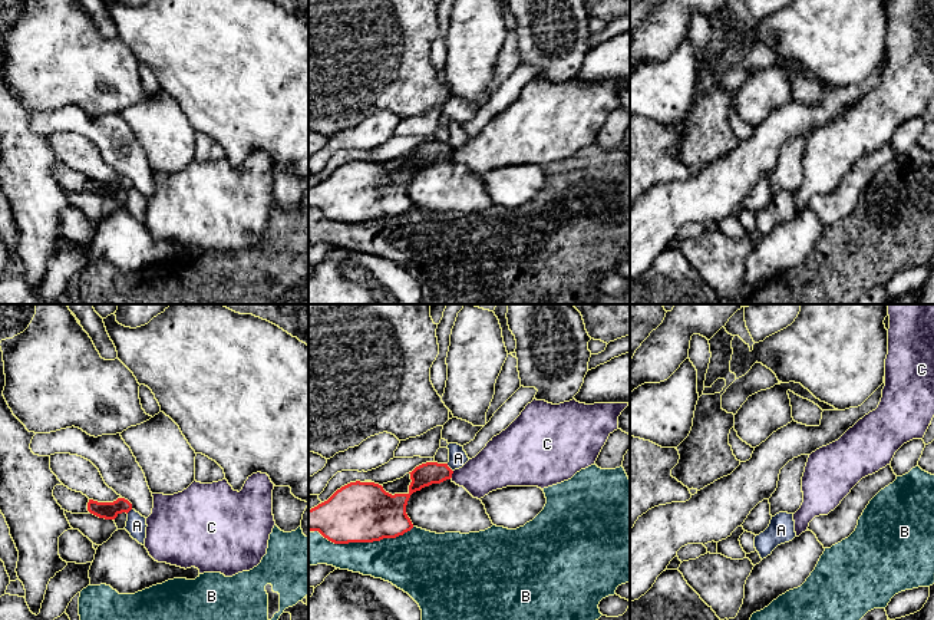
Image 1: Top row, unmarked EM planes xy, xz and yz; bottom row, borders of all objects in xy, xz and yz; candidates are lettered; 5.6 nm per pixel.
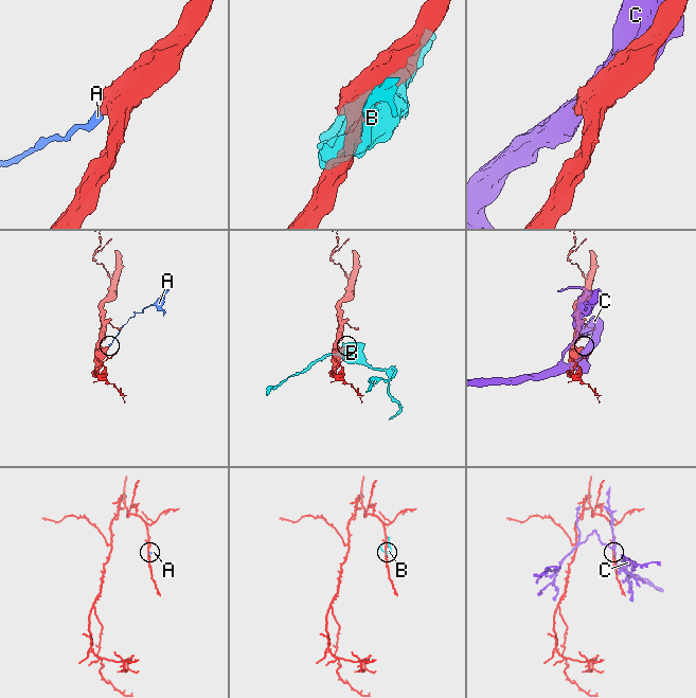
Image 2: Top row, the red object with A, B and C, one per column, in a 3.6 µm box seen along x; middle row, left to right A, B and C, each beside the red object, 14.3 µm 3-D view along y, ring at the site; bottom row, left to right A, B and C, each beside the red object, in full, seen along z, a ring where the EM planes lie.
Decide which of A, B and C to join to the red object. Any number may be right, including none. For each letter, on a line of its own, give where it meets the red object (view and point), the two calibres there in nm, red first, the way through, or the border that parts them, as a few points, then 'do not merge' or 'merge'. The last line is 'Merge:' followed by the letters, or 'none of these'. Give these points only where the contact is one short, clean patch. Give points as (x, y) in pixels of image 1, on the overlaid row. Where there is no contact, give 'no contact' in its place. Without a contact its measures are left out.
A: contact xz (449, 468); calibres 130 and 100 nm; border xz (446, 464), (452, 471); do not merge
B: contact xz (363, 541); calibres 340 and 280 nm; do not merge
C: contact xz (451, 475); calibres 130 and 240 nm; do not merge
Merge: none of these

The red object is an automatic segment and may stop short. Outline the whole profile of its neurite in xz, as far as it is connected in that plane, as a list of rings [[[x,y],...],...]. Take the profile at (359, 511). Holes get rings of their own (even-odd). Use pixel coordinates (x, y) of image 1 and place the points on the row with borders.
[[[426,462],[416,466],[410,474],[407,494],[389,494],[374,482],[350,482],[337,489],[327,501],[308,509],[308,531],[319,531],[334,544],[373,542],[383,538],[396,538],[413,528],[406,514],[410,495],[432,484],[440,484],[452,478],[453,471],[448,464]]]

